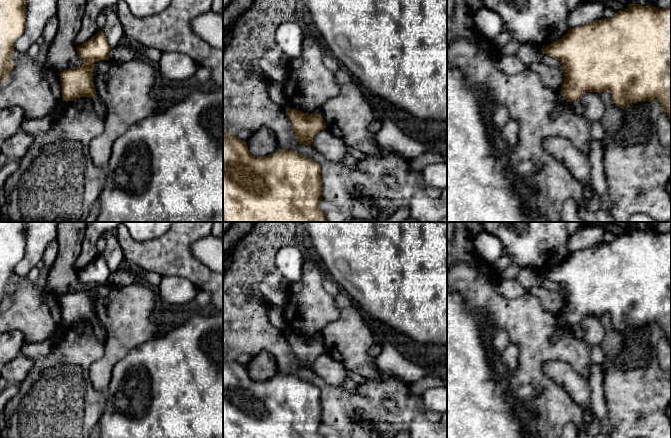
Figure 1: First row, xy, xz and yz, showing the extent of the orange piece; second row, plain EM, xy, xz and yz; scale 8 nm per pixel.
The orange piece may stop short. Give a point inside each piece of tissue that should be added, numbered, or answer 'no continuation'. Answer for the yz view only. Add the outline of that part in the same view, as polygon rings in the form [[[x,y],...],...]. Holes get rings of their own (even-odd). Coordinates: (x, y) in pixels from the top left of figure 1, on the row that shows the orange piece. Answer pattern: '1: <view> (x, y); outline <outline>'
no continuation

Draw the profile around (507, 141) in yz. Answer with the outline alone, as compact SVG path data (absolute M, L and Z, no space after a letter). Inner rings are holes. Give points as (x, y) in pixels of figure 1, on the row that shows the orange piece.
M509 118L498 138L501 159L508 156L516 147L518 141L519 123Z

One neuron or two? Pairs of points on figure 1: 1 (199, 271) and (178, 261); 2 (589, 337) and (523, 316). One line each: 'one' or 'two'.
1: one
2: two

